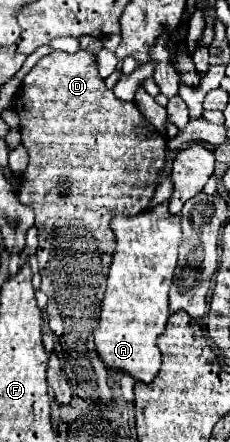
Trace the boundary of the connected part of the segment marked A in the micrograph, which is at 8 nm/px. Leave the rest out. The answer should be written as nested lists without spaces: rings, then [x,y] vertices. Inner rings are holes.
[[[168,203],[132,217],[112,219],[116,247],[108,271],[108,285],[100,307],[100,325],[94,343],[100,359],[110,371],[124,371],[136,381],[150,383],[160,371],[160,351],[156,337],[168,323],[168,289],[178,259],[180,217],[168,213]]]

